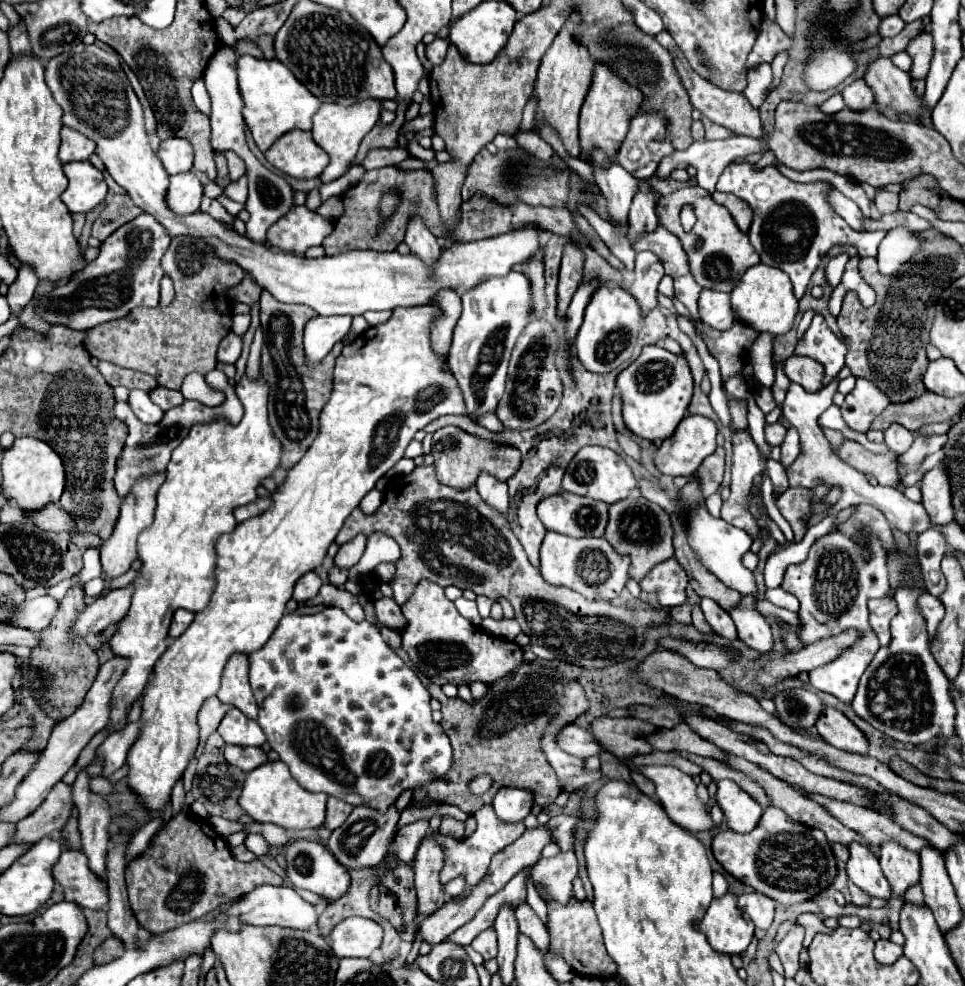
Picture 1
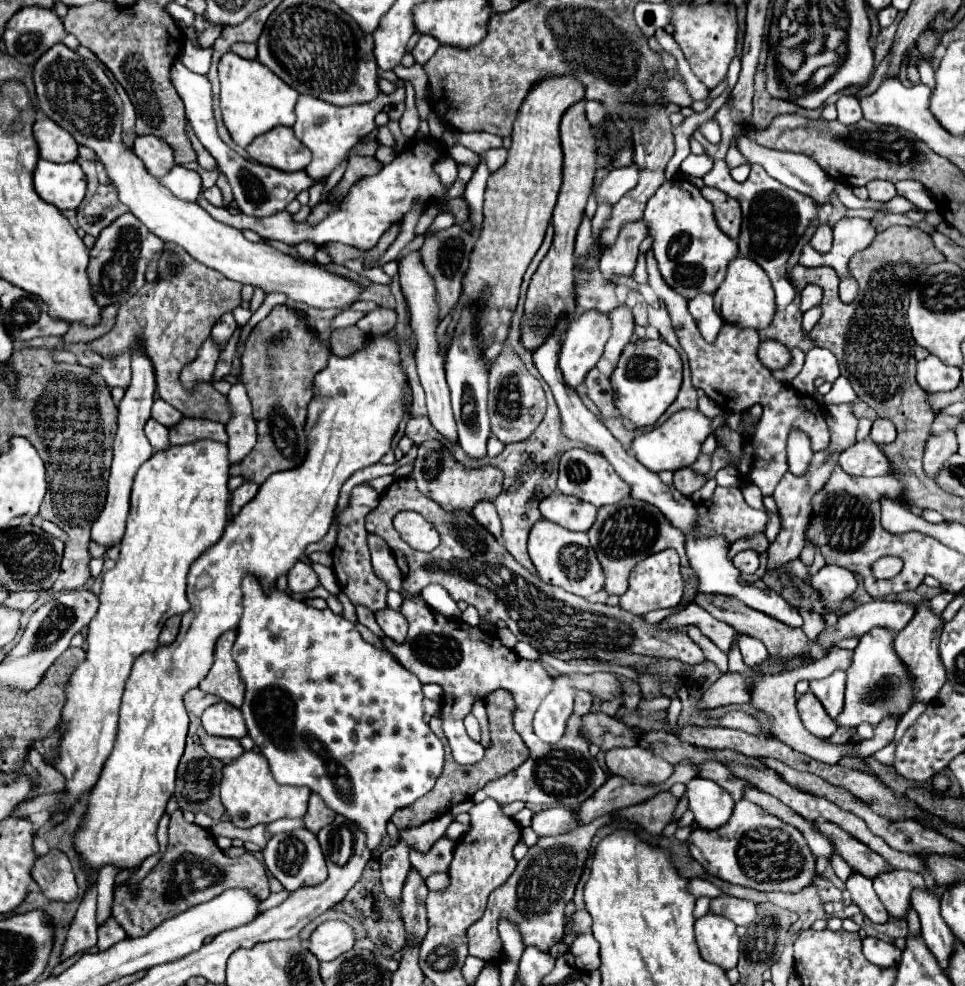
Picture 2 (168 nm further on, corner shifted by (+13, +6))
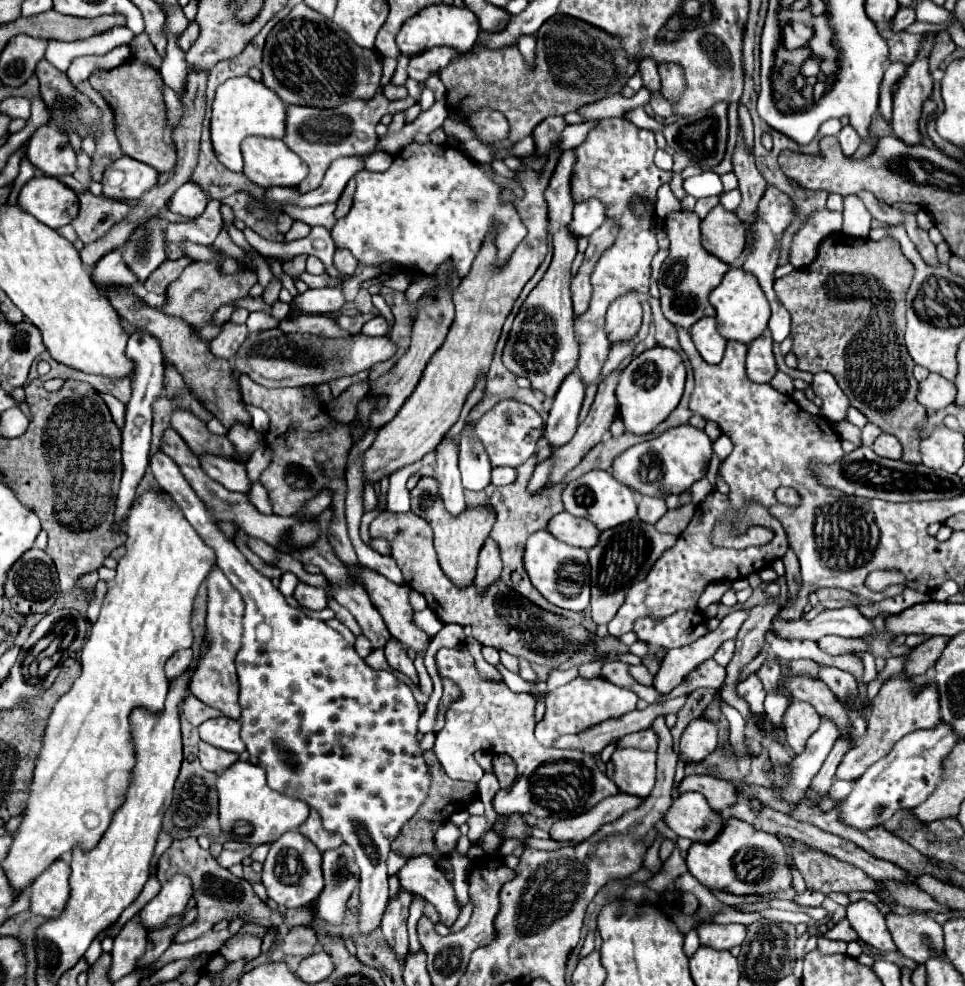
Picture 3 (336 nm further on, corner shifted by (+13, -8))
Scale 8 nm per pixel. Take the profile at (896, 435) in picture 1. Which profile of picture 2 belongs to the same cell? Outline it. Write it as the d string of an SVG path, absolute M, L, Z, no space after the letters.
M877 418L873 422L873 428L871 428L871 440L877 442L877 444L889 444L893 442L897 436L897 430L895 430L895 424L891 420L885 420L885 418Z

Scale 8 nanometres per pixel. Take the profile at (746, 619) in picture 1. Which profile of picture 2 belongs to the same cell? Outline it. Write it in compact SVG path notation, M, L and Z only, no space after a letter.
M739 634L737 638L739 638L739 642L741 642L739 650L741 650L743 662L745 662L747 666L761 666L761 664L767 660L769 654L767 654L765 646L761 646L761 642L757 642L755 638L745 638L745 634Z

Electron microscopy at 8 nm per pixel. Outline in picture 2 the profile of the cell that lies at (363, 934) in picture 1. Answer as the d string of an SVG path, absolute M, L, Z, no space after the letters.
M329 920L317 926L317 930L309 938L309 952L319 962L329 962L351 950L355 942L355 934L341 920Z

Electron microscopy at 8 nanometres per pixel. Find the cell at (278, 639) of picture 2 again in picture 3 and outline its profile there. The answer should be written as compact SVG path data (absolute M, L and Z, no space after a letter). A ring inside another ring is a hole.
M155 452L149 458L149 468L159 486L181 506L189 524L215 550L217 566L239 590L245 602L243 646L235 658L241 686L241 740L245 742L247 752L257 756L259 764L265 768L269 788L303 800L315 808L325 824L325 830L339 832L343 842L355 850L355 860L361 870L359 932L369 934L381 924L389 898L385 860L391 850L391 842L401 832L403 824L415 816L433 782L433 774L423 760L423 750L417 738L417 724L421 716L419 704L415 702L411 688L393 672L373 670L339 632L321 620L305 616L299 608L291 608L271 580L257 572L235 548L235 544L223 536L219 526L207 516L205 504L183 478L177 464L165 456L165 452ZM361 832L367 832L367 838L363 838Z

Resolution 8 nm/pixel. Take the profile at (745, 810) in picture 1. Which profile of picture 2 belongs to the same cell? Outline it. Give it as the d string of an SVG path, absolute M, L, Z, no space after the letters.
M693 778L687 784L685 796L689 800L689 810L693 812L697 826L705 830L723 826L735 806L733 798L729 798L729 792L721 790L721 786L705 778Z

